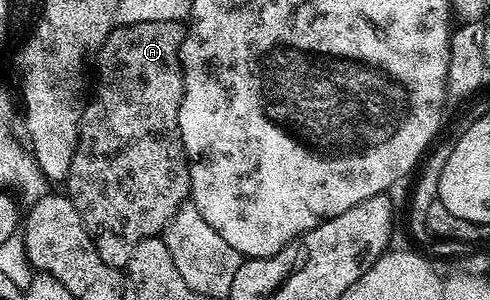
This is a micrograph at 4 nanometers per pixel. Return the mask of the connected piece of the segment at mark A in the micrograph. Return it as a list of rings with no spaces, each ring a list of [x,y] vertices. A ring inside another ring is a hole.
[[[142,22],[128,26],[119,24],[112,30],[102,48],[97,51],[99,87],[96,90],[94,87],[93,97],[83,107],[83,115],[79,121],[79,143],[73,152],[73,164],[69,164],[69,172],[65,179],[65,193],[70,198],[73,208],[77,208],[83,221],[83,227],[87,229],[97,248],[97,256],[101,256],[105,264],[116,268],[126,267],[127,261],[133,256],[133,248],[137,248],[141,240],[162,235],[173,220],[175,213],[182,208],[184,202],[188,201],[191,193],[191,168],[179,127],[179,109],[183,99],[183,62],[179,58],[179,48],[183,45],[184,33],[183,22]]]

